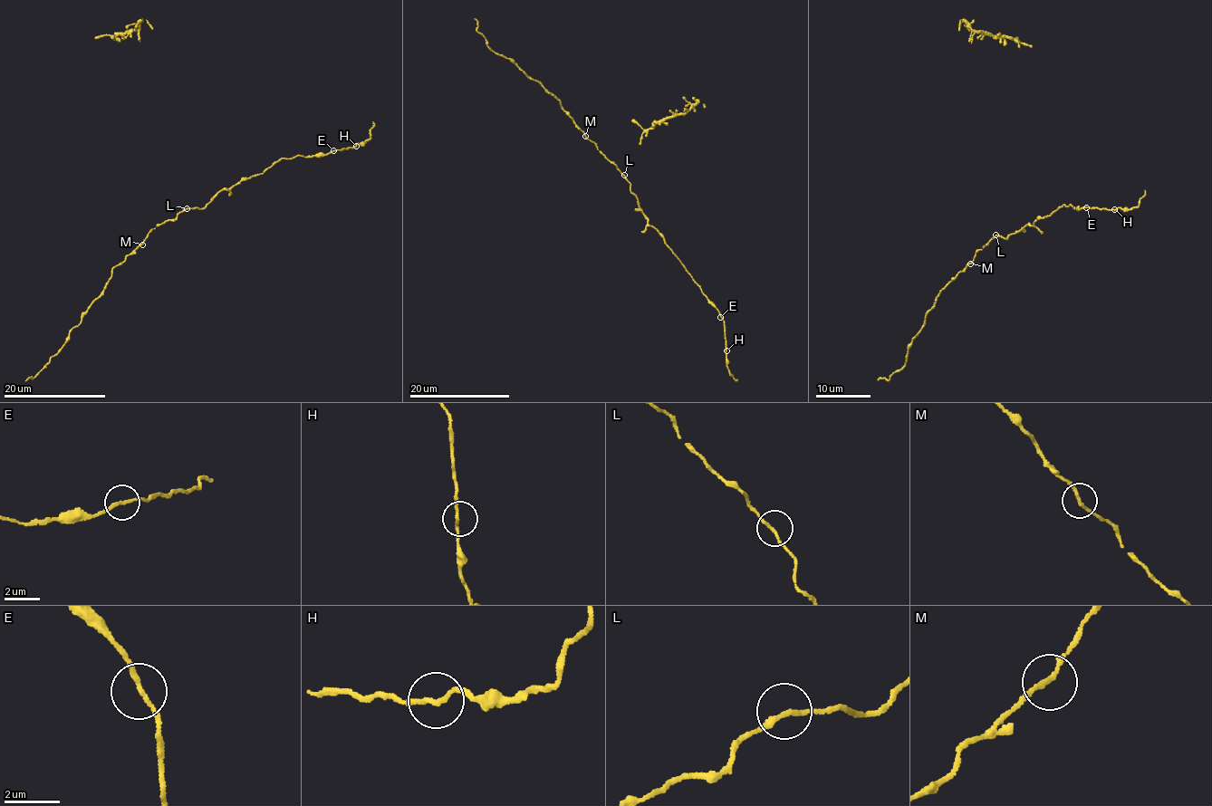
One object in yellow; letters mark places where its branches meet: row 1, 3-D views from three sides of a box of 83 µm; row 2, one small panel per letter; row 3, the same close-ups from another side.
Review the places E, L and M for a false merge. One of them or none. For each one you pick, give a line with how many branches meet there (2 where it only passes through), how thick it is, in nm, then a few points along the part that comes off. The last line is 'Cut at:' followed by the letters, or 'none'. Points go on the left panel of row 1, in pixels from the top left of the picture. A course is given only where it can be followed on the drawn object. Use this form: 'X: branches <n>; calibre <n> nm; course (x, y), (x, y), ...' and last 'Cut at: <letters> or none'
E: branches 2; calibre 160 nm; course (333, 151), (364, 142), (370, 137), (372, 122)
Cut at: E

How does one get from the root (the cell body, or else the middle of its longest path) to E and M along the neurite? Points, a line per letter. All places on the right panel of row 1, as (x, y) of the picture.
E: (996, 235), (1007, 238), (1064, 205), (1080, 210), (1085, 207)
M: (996, 235), (976, 252), (970, 263)

